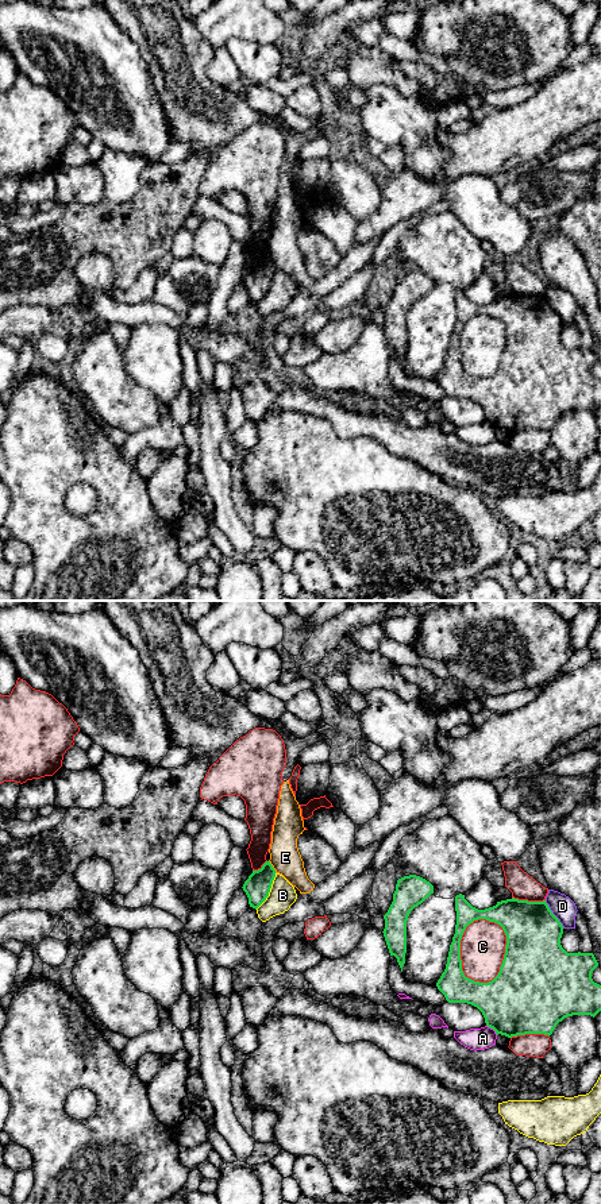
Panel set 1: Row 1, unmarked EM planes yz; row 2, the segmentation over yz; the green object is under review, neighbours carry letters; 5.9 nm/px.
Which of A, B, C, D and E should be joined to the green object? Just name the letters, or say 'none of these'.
none of these

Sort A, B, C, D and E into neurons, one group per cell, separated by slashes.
A / B / C / D / E

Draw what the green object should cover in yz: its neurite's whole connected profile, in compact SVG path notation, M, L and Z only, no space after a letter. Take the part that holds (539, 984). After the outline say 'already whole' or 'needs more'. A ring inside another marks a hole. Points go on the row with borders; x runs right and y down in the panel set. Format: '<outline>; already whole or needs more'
M465 895L455 896L456 925L446 969L436 983L448 1003L467 1003L477 1007L488 1027L508 1038L525 1034L551 1035L559 1022L573 1015L596 1016L601 1011L601 985L592 979L598 962L593 953L567 953L560 938L563 926L546 900L528 902L506 899L478 910ZM478 919L500 925L506 935L505 954L498 975L489 983L465 976L461 960L461 939L466 927Z; already whole

